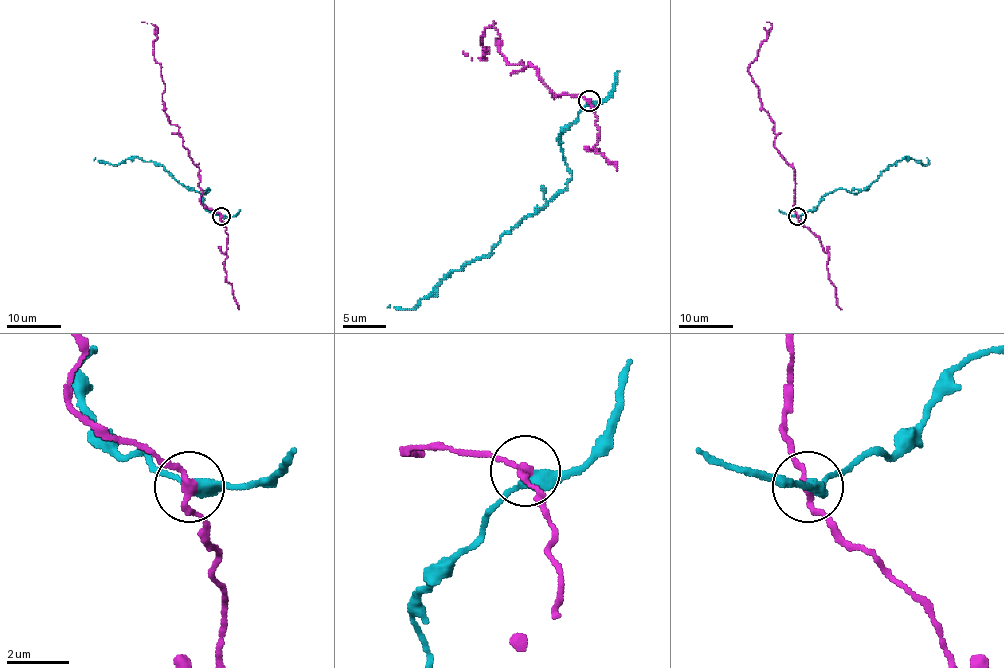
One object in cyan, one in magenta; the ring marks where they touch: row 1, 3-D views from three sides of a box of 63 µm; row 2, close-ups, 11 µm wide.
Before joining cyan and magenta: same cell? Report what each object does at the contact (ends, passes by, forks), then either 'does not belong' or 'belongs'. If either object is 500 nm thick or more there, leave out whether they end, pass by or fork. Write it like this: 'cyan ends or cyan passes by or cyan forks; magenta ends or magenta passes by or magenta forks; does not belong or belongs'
cyan passes by; magenta passes by; does not belong

